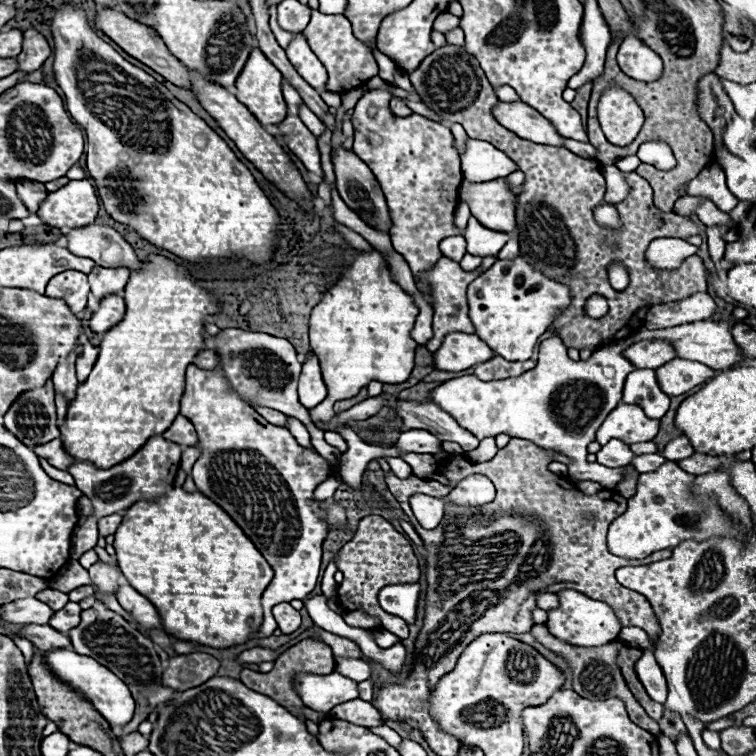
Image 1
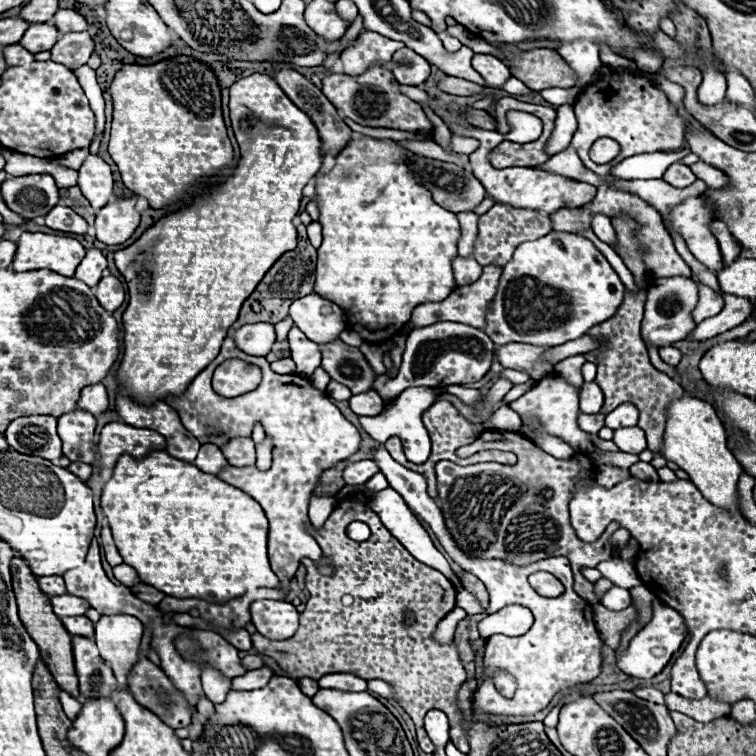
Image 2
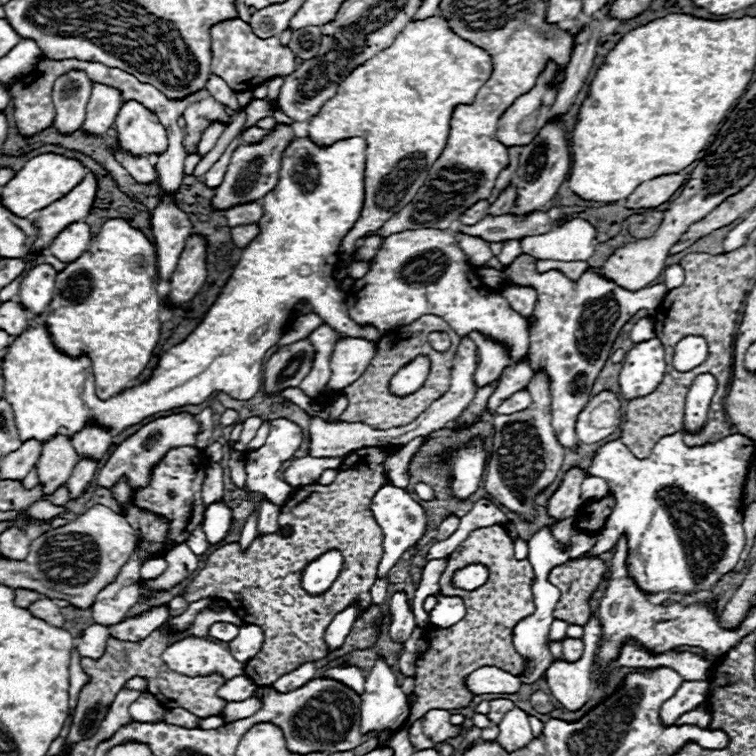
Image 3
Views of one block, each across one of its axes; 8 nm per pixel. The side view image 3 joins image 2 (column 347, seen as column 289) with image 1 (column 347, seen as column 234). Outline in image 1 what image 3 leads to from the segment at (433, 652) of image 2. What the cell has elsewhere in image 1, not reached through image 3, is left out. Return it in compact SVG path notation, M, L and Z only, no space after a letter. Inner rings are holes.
M366 516L360 520L358 530L350 542L344 544L340 558L338 558L338 570L344 572L342 584L338 584L336 590L336 604L344 612L352 610L364 610L368 616L380 618L382 627L396 634L401 640L408 638L408 624L400 620L398 616L384 614L380 608L378 600L374 600L384 588L384 584L390 582L418 582L420 580L420 568L418 568L418 558L414 556L412 546L408 540L394 530L394 526L384 520L382 516Z

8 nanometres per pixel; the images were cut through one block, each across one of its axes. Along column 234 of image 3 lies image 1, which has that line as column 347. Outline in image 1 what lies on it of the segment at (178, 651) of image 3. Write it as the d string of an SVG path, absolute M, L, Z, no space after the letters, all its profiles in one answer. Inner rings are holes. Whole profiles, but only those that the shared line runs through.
M335 657L336 672L356 680L356 682L362 682L371 677L371 666L364 660L342 660L340 657Z

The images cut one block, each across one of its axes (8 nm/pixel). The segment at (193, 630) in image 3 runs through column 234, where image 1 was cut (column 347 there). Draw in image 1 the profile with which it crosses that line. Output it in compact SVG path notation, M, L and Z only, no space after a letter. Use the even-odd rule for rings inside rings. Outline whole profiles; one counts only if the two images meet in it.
M362 610L346 612L343 614L343 619L349 626L352 627L373 629L380 626L379 618L368 616L368 614Z

